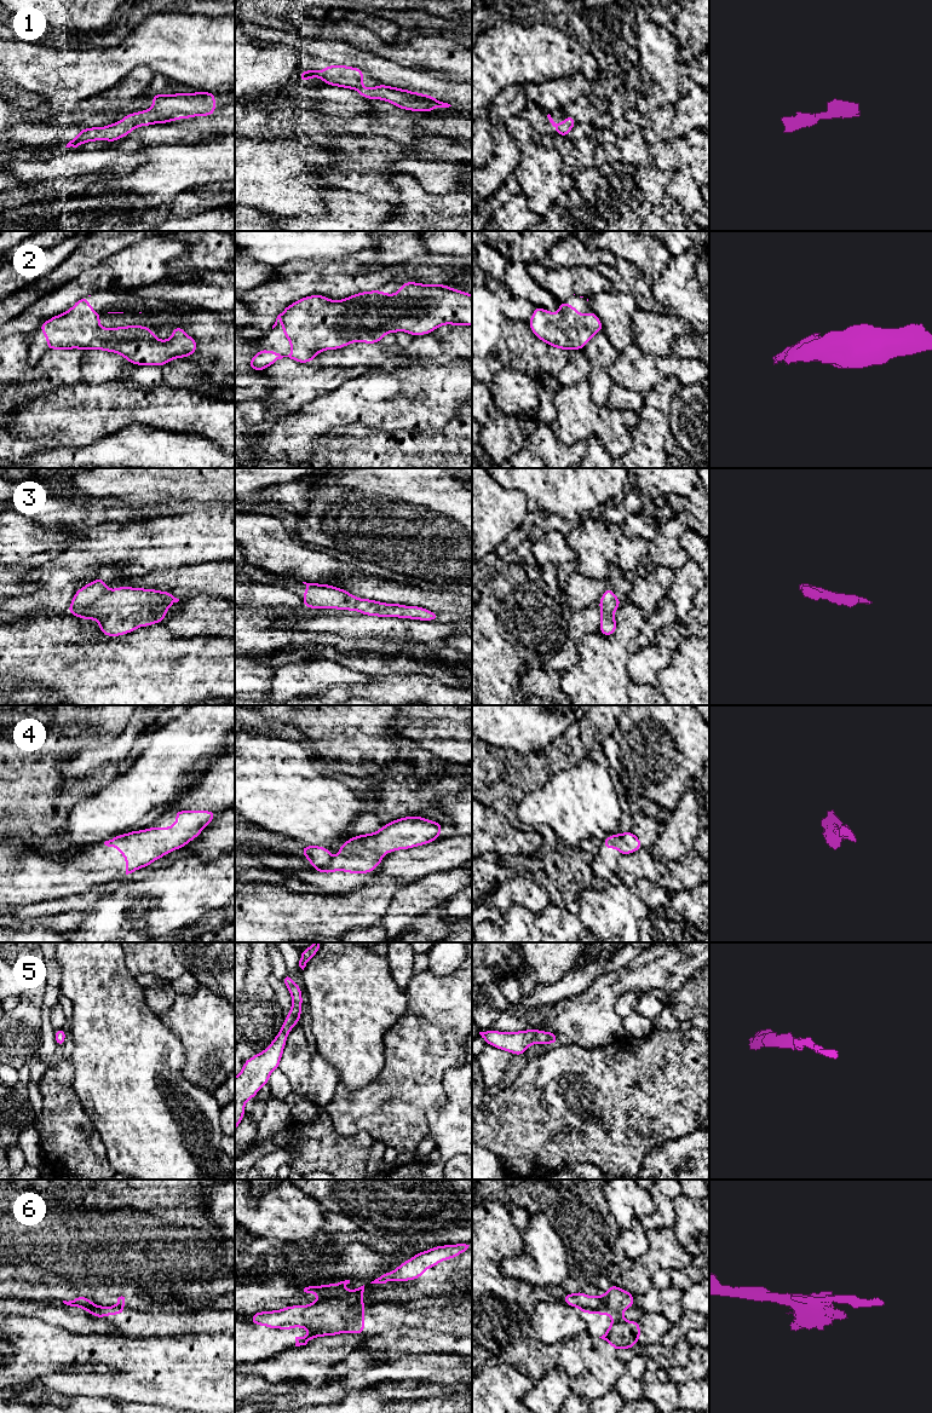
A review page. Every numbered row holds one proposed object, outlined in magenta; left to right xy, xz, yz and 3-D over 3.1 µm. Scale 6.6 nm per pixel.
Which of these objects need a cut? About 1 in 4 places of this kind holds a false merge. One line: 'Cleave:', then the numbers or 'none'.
Cleave: 6

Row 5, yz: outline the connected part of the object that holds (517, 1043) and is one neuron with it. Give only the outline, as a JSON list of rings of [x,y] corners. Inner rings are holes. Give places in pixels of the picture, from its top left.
[[[535,1028],[518,1032],[487,1030],[485,1032],[479,1032],[479,1034],[487,1045],[493,1045],[517,1056],[524,1055],[528,1046],[531,1044],[558,1044],[558,1036],[554,1032],[545,1032]]]

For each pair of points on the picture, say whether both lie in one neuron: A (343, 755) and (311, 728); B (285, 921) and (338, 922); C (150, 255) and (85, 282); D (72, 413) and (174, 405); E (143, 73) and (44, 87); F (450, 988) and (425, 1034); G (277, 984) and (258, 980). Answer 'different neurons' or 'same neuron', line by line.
A: same neuron
B: same neuron
C: same neuron
D: same neuron
E: different neurons
F: same neuron
G: different neurons

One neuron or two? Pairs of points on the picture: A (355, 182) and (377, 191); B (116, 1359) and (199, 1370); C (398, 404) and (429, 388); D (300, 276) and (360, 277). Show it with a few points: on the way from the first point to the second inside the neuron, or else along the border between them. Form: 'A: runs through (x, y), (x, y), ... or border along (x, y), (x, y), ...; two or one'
A: runs through (360, 183), (368, 183), (372, 186); one
B: runs through (137, 1353), (178, 1353); one
C: runs through (406, 404), (413, 404), (423, 396); one
D: runs through (315, 278), (345, 280); one

